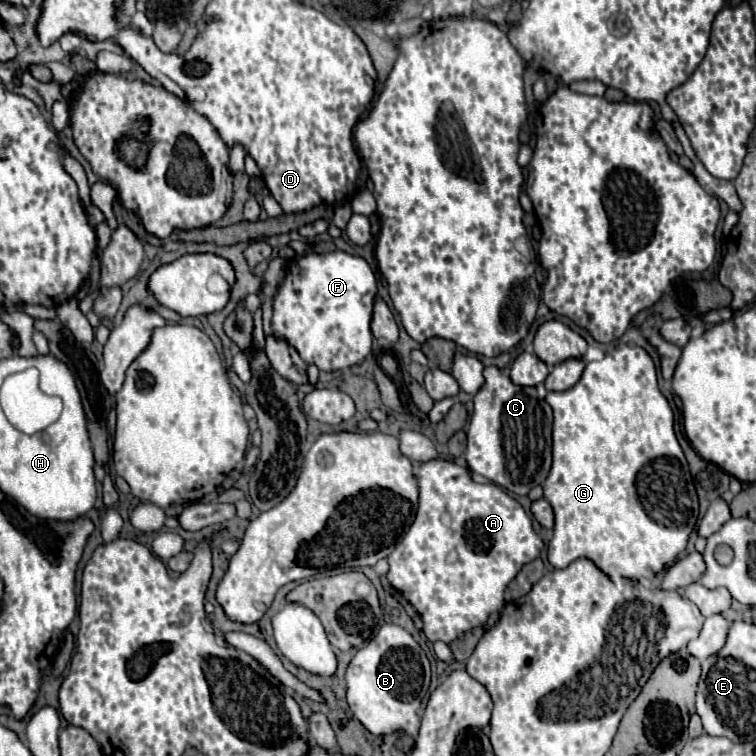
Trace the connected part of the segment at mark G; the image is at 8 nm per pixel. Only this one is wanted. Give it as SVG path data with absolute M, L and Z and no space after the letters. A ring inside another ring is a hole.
M619 343L613 351L609 351L601 361L591 361L585 365L585 371L581 375L581 379L577 381L577 385L573 385L567 391L561 393L547 393L545 401L551 405L553 409L553 465L551 471L543 483L545 489L545 499L551 503L553 511L555 511L555 525L553 525L553 537L547 545L547 559L555 569L563 569L567 567L571 561L579 559L579 557L587 557L591 559L611 581L617 579L653 579L657 573L661 573L669 563L673 563L677 559L679 553L685 551L687 541L691 531L697 525L697 515L699 515L699 501L697 501L697 493L695 493L695 485L693 485L693 477L689 473L685 455L681 451L681 445L675 437L673 431L673 411L667 403L667 399L661 395L659 387L657 387L657 371L655 371L655 363L653 359L647 355L645 349L637 347L637 345L625 345Z

